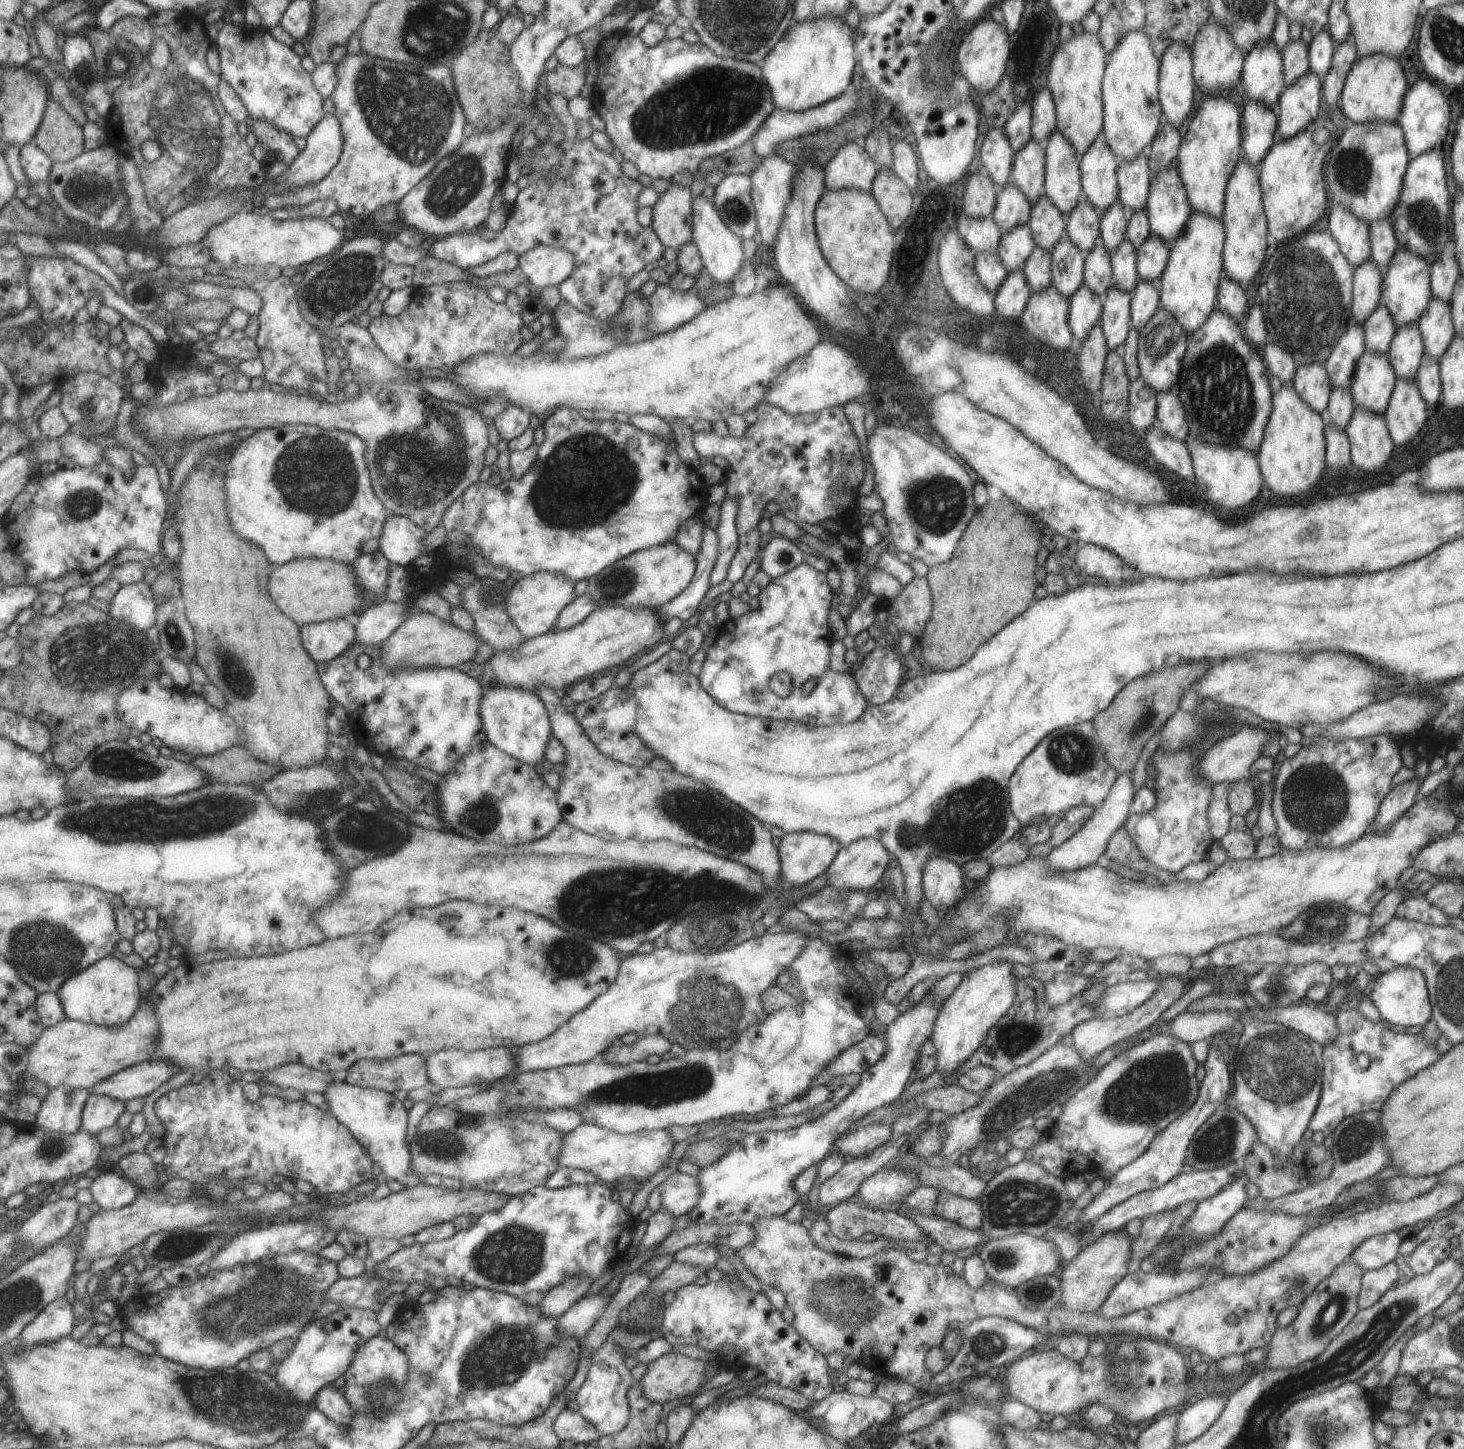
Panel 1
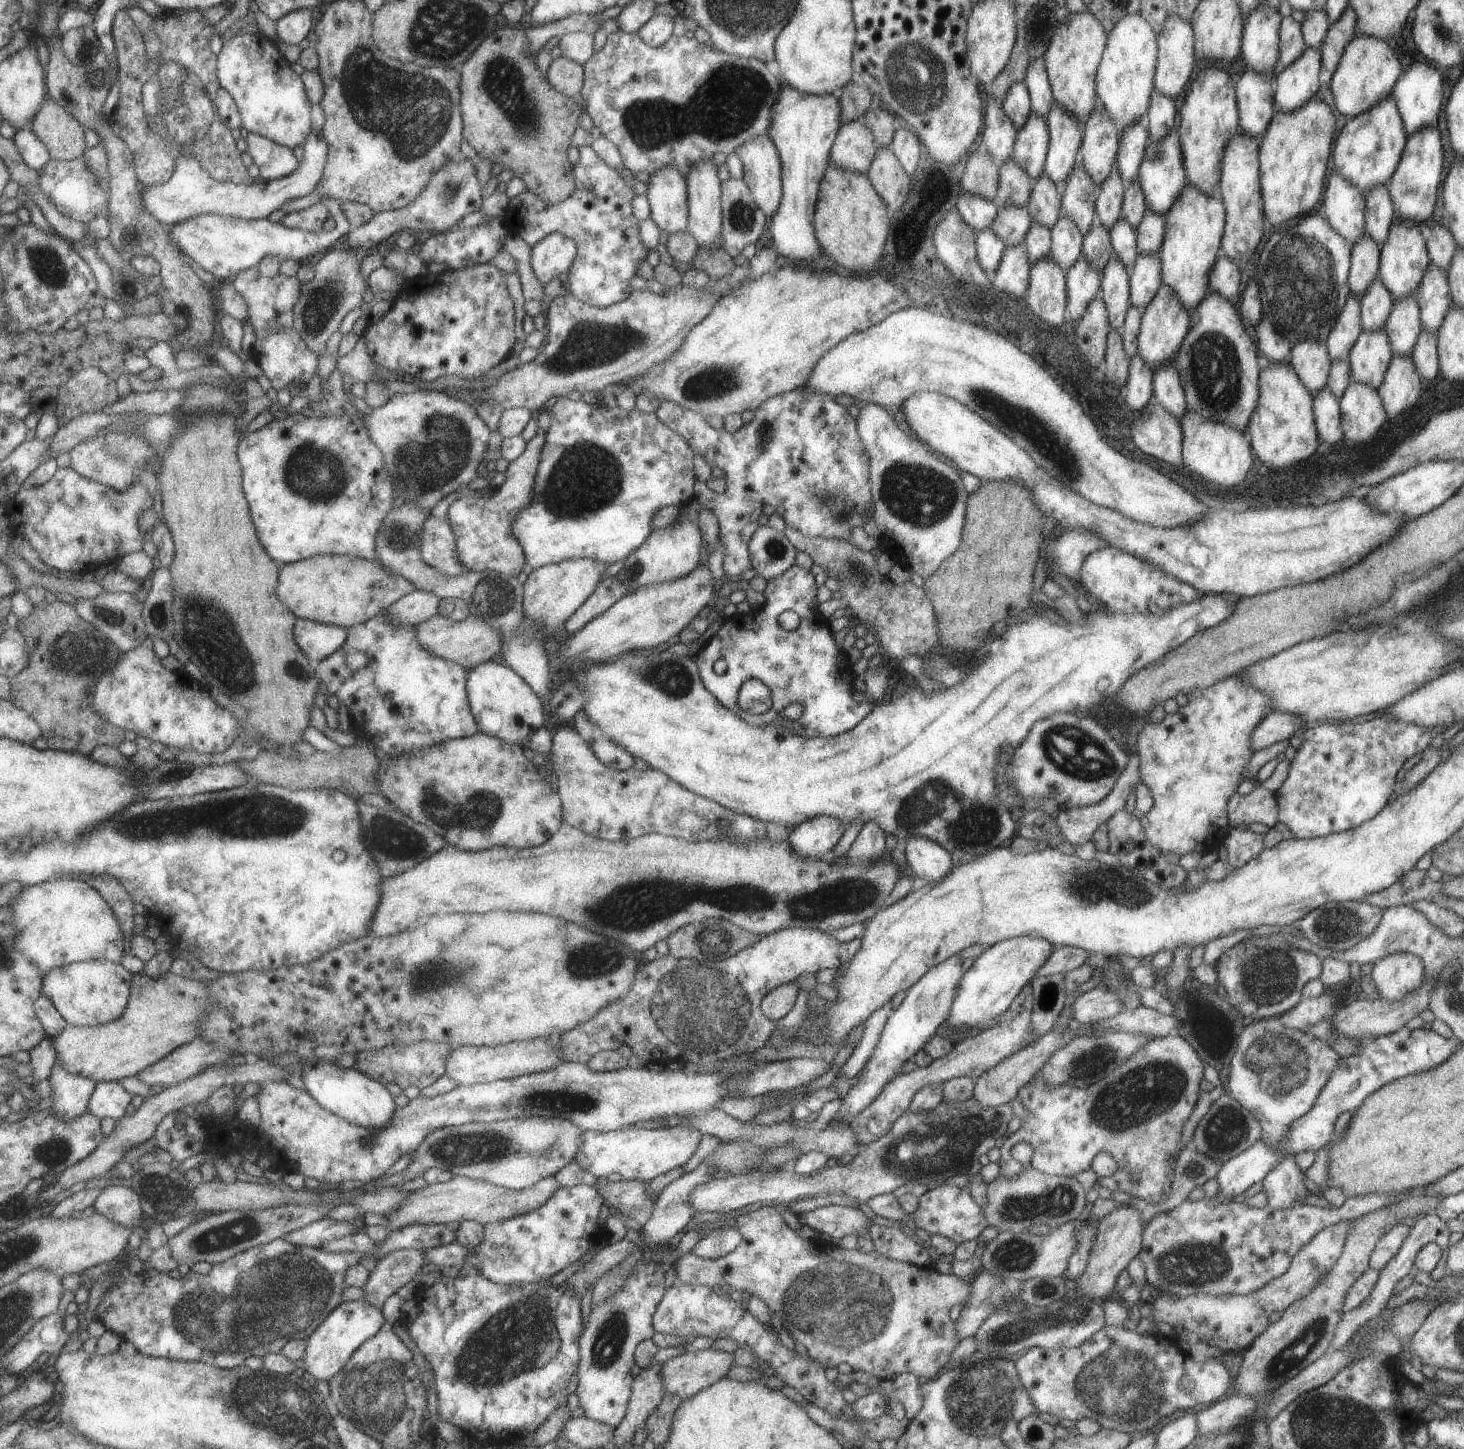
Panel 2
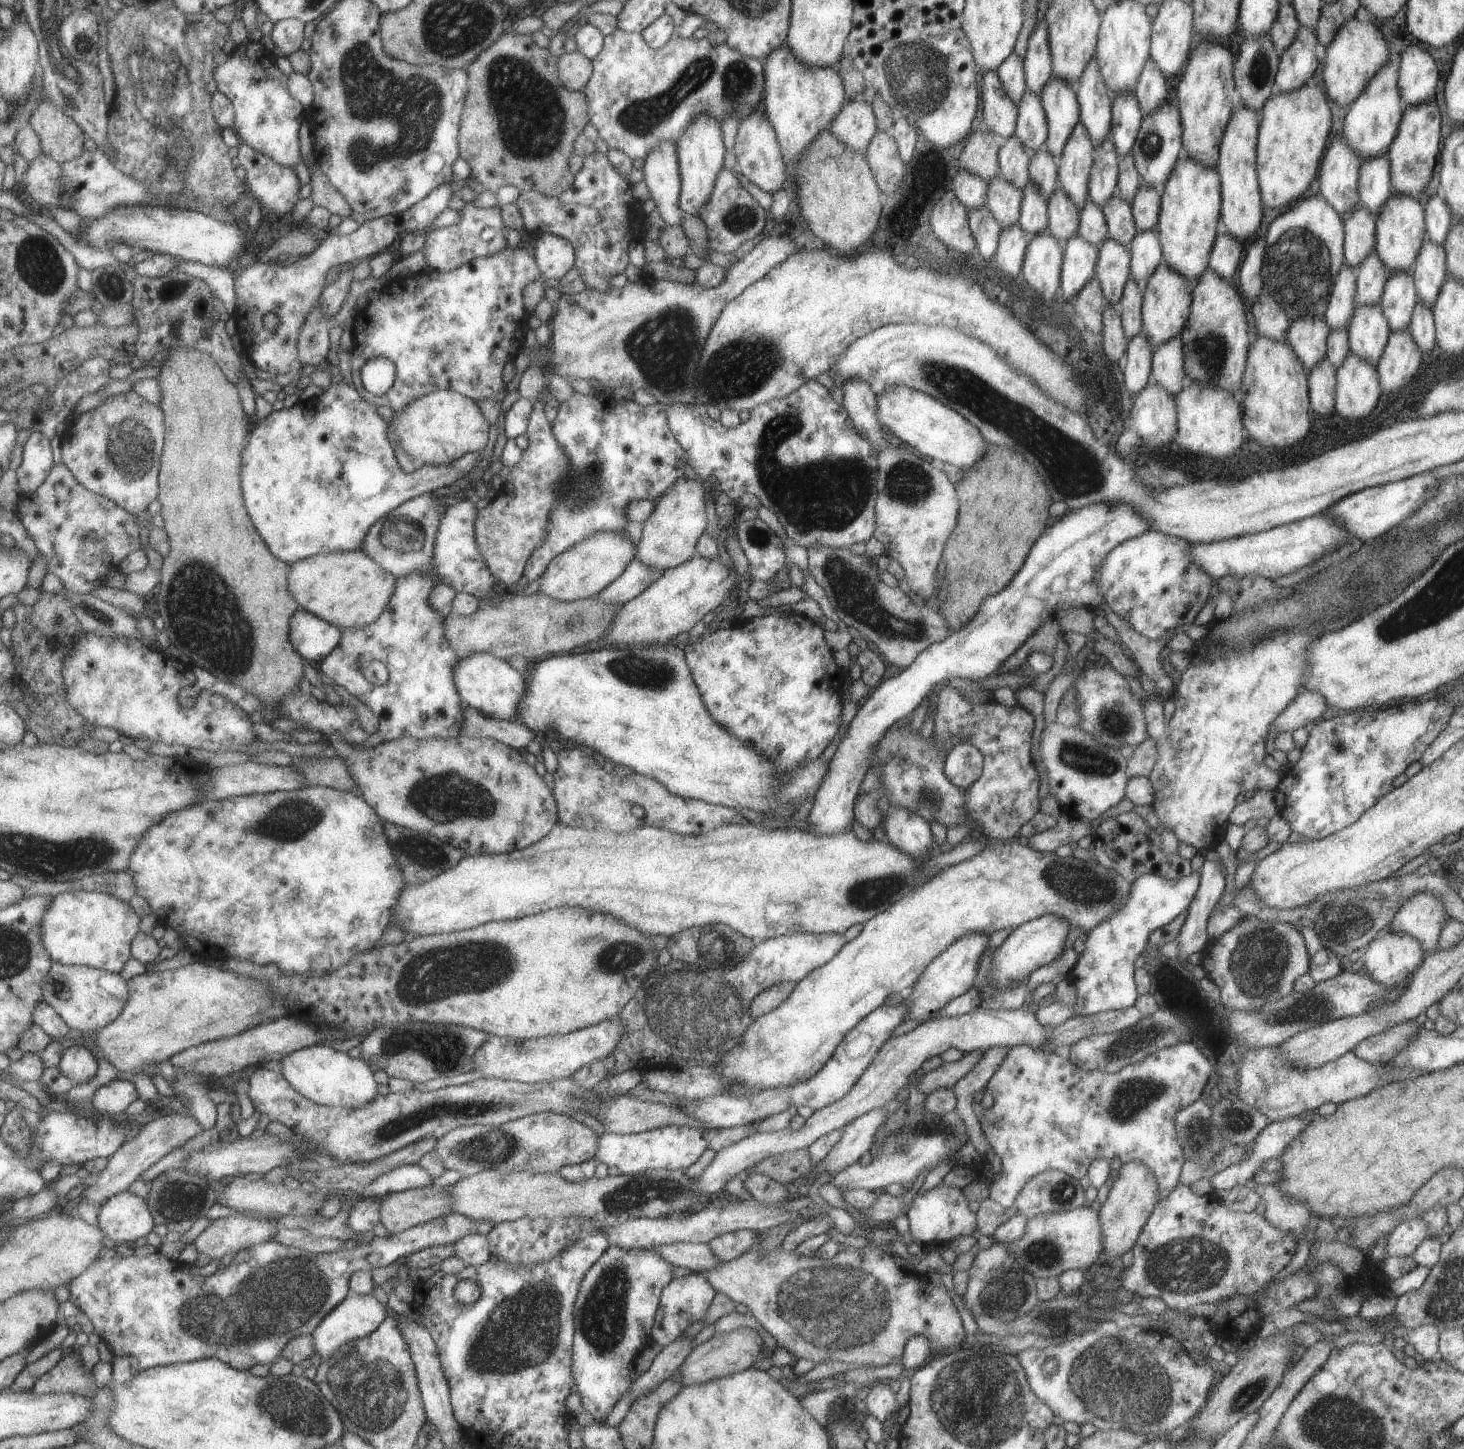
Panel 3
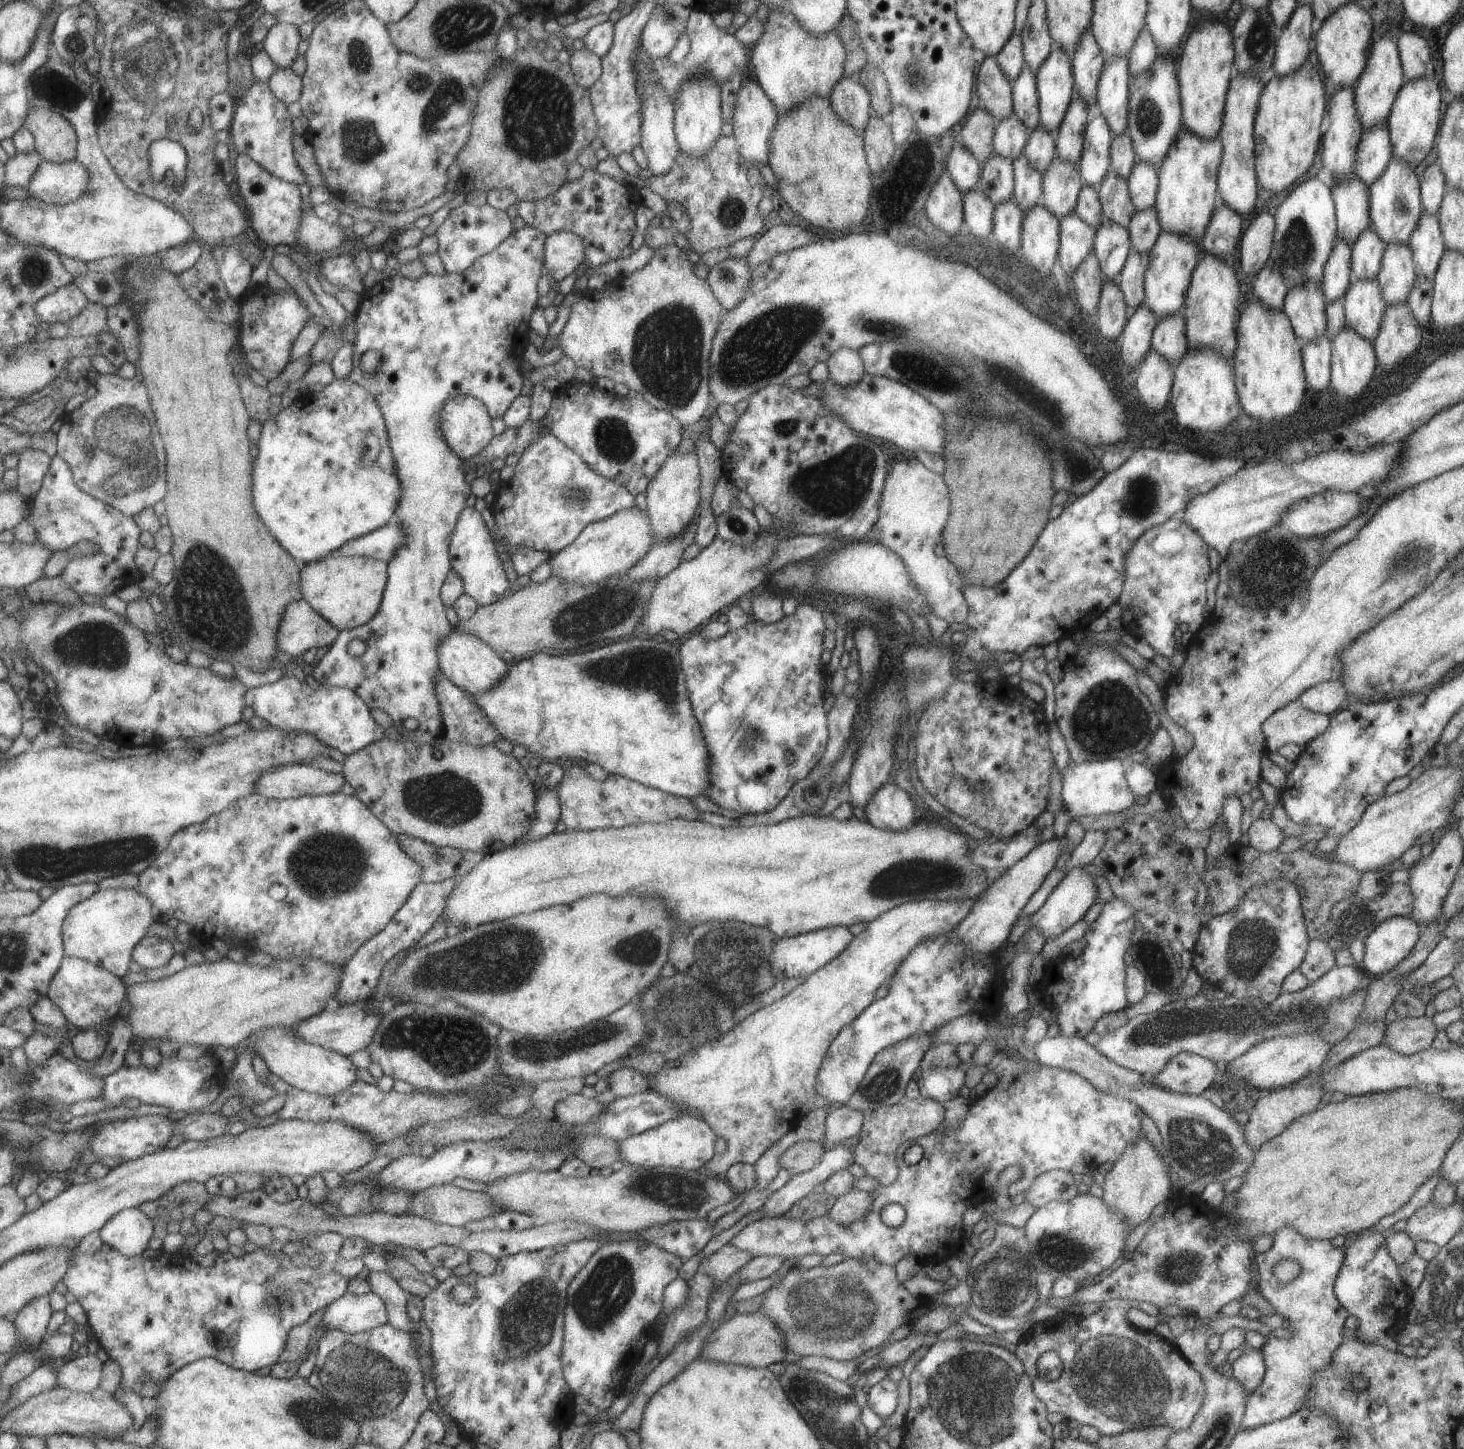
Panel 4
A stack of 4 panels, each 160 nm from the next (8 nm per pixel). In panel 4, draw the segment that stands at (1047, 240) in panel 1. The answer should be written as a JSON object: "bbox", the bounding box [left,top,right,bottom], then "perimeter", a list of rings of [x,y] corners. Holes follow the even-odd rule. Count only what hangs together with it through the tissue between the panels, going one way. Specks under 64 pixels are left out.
{"bbox":[1022,124,1056,174],"perimeter":[[[1041,124],[1029,130],[1027,142],[1023,145],[1022,153],[1027,157],[1029,164],[1033,165],[1041,174],[1055,156],[1056,146],[1050,132]]]}

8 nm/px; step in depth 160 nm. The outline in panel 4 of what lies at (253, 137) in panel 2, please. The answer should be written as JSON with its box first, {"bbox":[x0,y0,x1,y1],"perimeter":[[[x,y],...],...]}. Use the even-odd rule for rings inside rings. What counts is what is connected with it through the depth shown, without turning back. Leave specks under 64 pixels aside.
{"bbox":[234,154,304,247],"perimeter":[[[246,154],[238,155],[234,171],[240,194],[246,203],[247,212],[250,214],[252,228],[259,236],[259,240],[272,247],[277,244],[287,244],[290,247],[297,245],[298,233],[304,218],[299,185],[272,175],[264,166],[261,166],[261,163]]]}

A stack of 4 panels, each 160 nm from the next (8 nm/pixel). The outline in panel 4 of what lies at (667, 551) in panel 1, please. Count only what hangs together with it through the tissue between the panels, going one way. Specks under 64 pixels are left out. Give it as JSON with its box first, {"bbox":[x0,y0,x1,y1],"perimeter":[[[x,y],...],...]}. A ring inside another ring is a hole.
{"bbox":[644,450,701,542],"perimeter":[[[673,450],[669,456],[658,466],[656,473],[649,479],[644,488],[646,500],[646,513],[656,542],[674,537],[696,512],[701,498],[698,458],[694,452],[679,452]]]}

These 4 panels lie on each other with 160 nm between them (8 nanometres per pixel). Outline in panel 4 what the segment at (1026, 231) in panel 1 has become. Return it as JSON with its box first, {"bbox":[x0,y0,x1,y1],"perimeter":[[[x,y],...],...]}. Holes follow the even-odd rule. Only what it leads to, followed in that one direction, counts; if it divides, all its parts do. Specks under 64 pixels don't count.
{"bbox":[979,152,1012,204],"perimeter":[[[993,152],[980,165],[979,188],[993,204],[1012,198],[1012,162]]]}

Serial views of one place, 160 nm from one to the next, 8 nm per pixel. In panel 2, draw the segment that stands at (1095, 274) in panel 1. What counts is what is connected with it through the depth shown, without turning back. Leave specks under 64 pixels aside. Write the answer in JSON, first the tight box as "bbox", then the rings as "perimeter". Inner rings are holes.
{"bbox":[1082,214,1112,272],"perimeter":[[[1095,214],[1089,230],[1082,236],[1082,254],[1092,267],[1102,272],[1107,259],[1112,255],[1108,230],[1100,223]]]}

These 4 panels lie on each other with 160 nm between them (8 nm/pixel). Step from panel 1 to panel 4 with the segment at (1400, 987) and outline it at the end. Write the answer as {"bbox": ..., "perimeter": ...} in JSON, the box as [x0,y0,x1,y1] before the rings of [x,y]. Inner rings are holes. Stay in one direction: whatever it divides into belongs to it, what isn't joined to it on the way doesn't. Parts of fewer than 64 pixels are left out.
{"bbox":[1363,916,1420,978],"perimeter":[[[1392,916],[1363,939],[1363,968],[1375,978],[1392,969],[1414,947],[1420,927],[1411,917]]]}

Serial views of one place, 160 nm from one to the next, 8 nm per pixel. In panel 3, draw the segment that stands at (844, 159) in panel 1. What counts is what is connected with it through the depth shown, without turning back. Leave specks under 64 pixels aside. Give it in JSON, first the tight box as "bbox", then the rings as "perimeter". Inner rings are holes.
{"bbox":[829,94,877,153],"perimeter":[[[859,94],[852,99],[845,99],[830,122],[829,130],[839,142],[863,153],[869,139],[877,131],[876,118],[869,104]]]}

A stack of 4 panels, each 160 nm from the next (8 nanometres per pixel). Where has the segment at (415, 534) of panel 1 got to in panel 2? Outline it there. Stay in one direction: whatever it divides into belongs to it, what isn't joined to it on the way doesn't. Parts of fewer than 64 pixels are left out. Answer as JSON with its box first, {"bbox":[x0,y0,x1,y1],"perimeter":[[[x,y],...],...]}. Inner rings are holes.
{"bbox":[422,517,470,577],"perimeter":[[[429,517],[422,531],[422,557],[425,562],[452,577],[467,574],[470,568],[458,557],[458,542],[448,517]]]}

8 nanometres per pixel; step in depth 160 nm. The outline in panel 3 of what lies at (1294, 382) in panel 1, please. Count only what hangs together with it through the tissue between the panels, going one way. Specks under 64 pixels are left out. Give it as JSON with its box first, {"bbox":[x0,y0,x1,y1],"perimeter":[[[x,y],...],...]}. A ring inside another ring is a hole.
{"bbox":[1285,316,1329,372],"perimeter":[[[1304,316],[1290,322],[1285,340],[1307,372],[1326,353],[1326,338],[1329,331],[1324,317]]]}

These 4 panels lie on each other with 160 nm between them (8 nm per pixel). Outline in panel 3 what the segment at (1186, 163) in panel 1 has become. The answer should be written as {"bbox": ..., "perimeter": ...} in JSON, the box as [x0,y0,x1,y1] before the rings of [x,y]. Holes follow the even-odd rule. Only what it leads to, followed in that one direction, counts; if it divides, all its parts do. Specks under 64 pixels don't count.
{"bbox":[1172,40,1235,168],"perimeter":[[[1195,40],[1189,51],[1188,59],[1181,71],[1181,78],[1173,87],[1172,99],[1178,106],[1182,126],[1182,146],[1186,153],[1197,162],[1211,165],[1215,168],[1218,157],[1219,143],[1222,139],[1224,128],[1233,110],[1235,100],[1233,54],[1217,41]]]}

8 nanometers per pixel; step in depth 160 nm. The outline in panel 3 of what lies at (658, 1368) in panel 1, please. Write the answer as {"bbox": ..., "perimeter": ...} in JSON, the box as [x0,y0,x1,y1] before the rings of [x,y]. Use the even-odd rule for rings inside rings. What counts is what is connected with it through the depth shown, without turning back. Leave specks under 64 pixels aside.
{"bbox":[677,1327,763,1385],"perimeter":[[[738,1327],[730,1333],[716,1333],[705,1342],[695,1345],[677,1369],[683,1385],[702,1383],[709,1379],[729,1376],[753,1366],[761,1359],[763,1343],[759,1333],[750,1327]]]}

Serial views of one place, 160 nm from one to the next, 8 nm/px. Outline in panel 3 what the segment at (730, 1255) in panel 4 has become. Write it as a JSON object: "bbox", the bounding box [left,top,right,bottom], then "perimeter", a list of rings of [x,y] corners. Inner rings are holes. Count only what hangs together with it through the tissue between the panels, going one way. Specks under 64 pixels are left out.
{"bbox":[651,1243,721,1273],"perimeter":[[[673,1243],[651,1249],[655,1249],[671,1266],[689,1268],[691,1273],[718,1270],[721,1262],[706,1243]]]}

